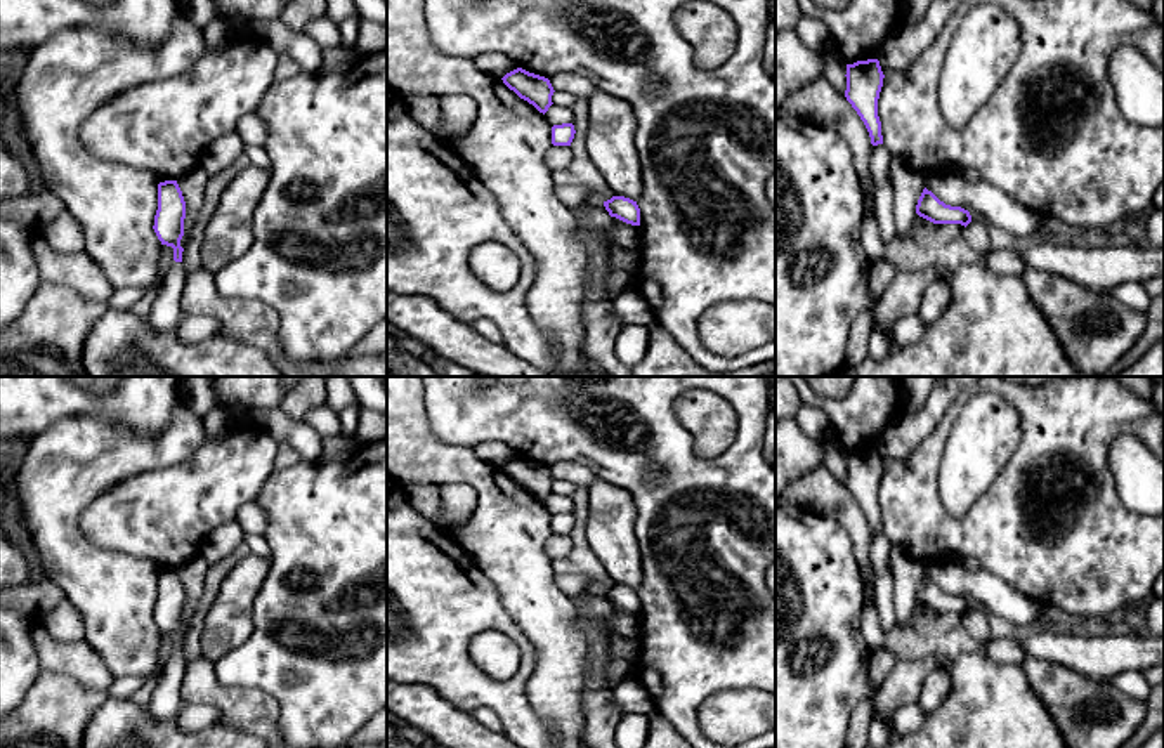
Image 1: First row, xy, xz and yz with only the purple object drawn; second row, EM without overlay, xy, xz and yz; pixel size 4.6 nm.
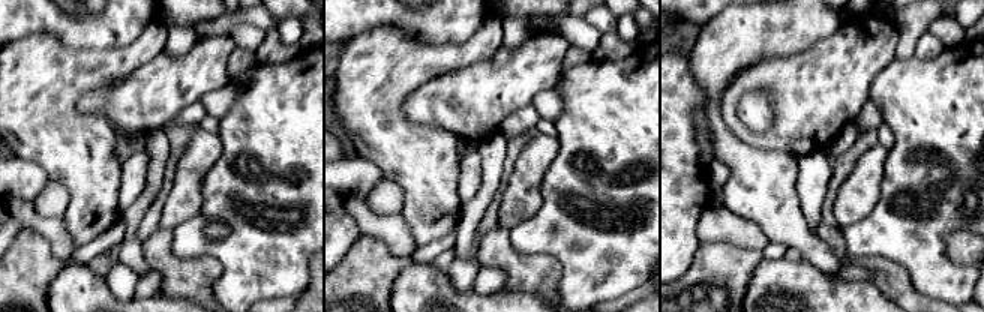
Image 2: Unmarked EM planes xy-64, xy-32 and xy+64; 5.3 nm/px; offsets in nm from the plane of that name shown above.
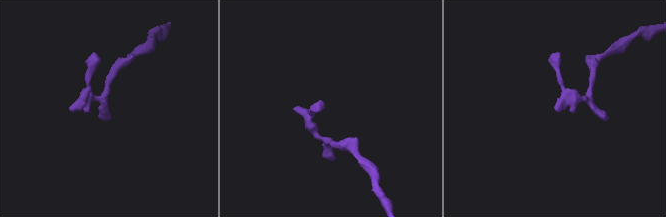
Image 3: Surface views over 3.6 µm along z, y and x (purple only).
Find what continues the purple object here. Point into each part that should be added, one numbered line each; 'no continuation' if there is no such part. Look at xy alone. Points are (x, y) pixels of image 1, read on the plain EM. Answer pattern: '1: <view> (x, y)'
1: xy (165, 703)

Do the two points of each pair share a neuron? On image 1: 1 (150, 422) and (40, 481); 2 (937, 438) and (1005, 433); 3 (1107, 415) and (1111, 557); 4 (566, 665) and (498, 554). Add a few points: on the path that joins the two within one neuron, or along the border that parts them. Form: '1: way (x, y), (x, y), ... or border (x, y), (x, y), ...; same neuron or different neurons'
1: border (94, 415), (146, 436), (158, 436), (172, 420); different neurons
2: border (967, 403), (951, 427), (935, 478); different neurons
3: way (1045, 453), (1012, 497), (1048, 551); same neuron
4: way (557, 637), (549, 616), (529, 596), (526, 582); same neuron

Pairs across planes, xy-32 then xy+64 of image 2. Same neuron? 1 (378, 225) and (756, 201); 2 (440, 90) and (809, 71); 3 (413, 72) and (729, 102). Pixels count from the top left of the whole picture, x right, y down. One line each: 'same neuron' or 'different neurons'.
1: different neurons
2: same neuron
3: different neurons

